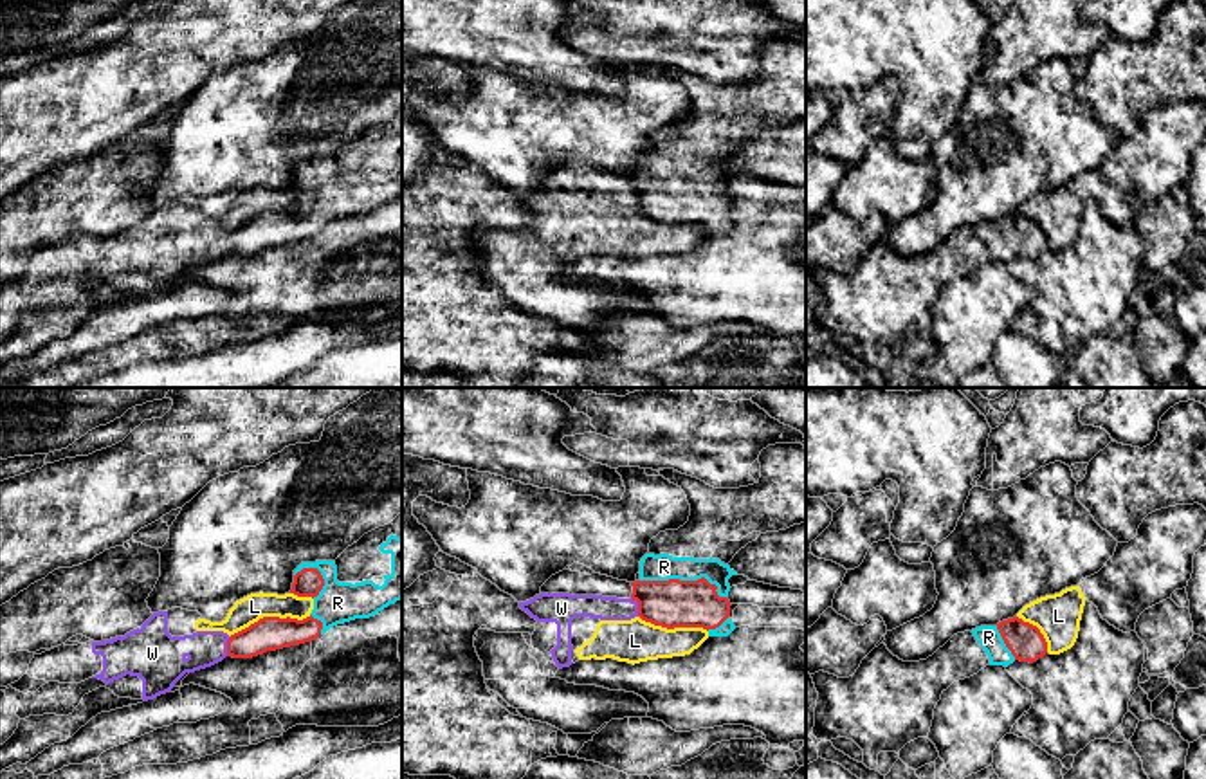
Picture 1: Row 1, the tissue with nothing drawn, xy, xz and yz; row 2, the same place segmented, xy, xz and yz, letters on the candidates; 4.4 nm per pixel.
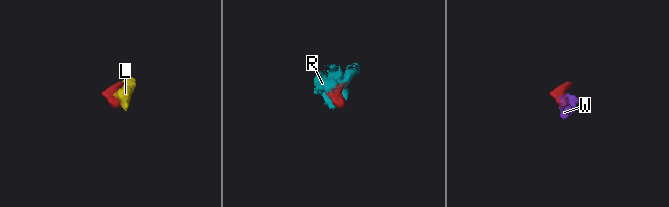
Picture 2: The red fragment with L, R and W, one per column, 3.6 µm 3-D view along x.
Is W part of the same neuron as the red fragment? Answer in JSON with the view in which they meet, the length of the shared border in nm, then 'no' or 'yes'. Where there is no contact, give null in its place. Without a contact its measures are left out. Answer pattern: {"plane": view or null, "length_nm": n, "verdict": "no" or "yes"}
{"plane": "xz", "length_nm": 90, "verdict": "no"}

